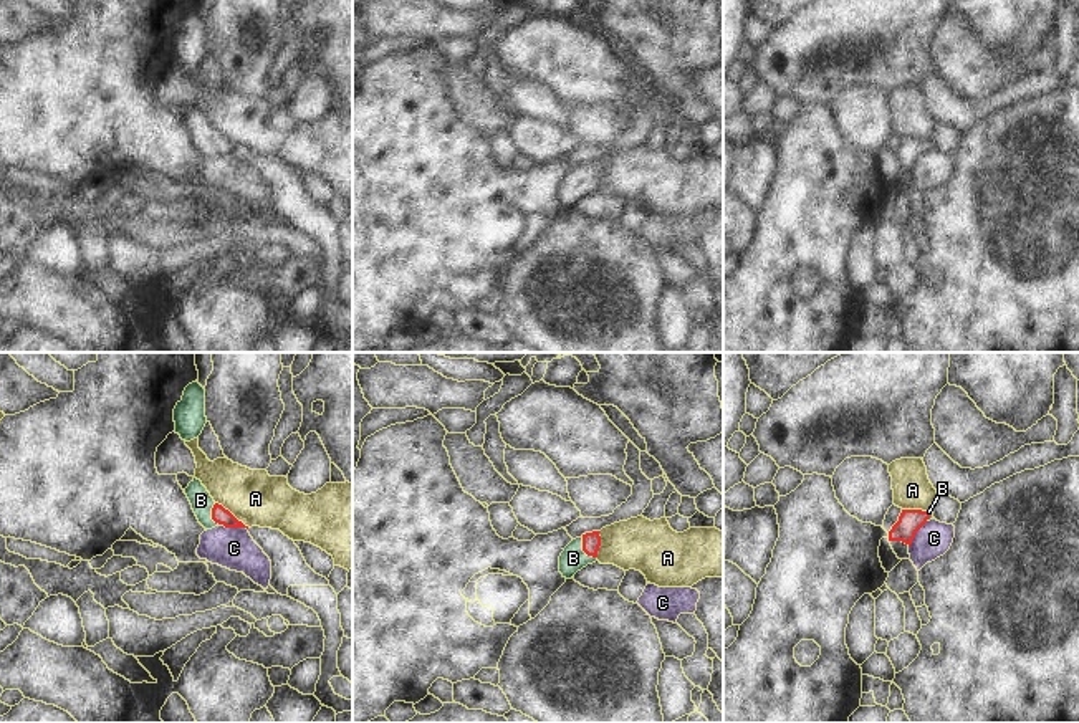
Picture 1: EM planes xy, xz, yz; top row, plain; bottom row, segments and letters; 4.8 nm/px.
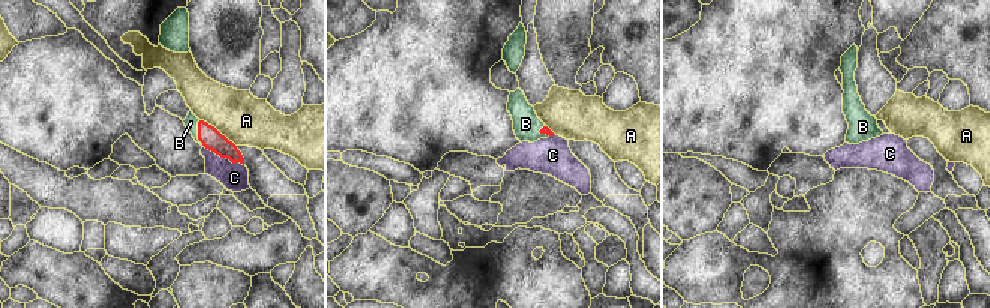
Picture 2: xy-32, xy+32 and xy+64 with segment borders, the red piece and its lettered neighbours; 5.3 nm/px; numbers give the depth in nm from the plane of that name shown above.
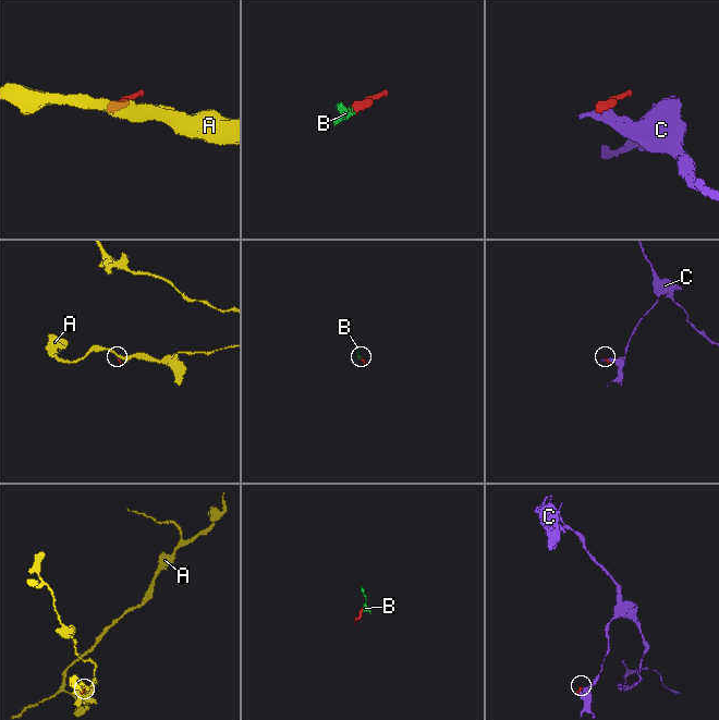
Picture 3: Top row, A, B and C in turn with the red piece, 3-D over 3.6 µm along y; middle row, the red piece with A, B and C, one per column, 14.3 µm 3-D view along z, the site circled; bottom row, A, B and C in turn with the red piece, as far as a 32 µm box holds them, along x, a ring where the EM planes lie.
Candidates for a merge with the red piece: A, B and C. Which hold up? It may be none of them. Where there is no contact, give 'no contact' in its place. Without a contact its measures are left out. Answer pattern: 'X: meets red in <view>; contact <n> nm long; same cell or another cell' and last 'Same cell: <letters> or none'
A: meets red in xy; contact 200 nm long; another cell
B: meets red in xz; contact 130 nm long; same cell
C: meets red in yz; contact 160 nm long; another cell
Same cell: B

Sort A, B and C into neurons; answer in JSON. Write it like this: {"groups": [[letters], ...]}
{"groups": [["A"], ["B"], ["C"]]}

